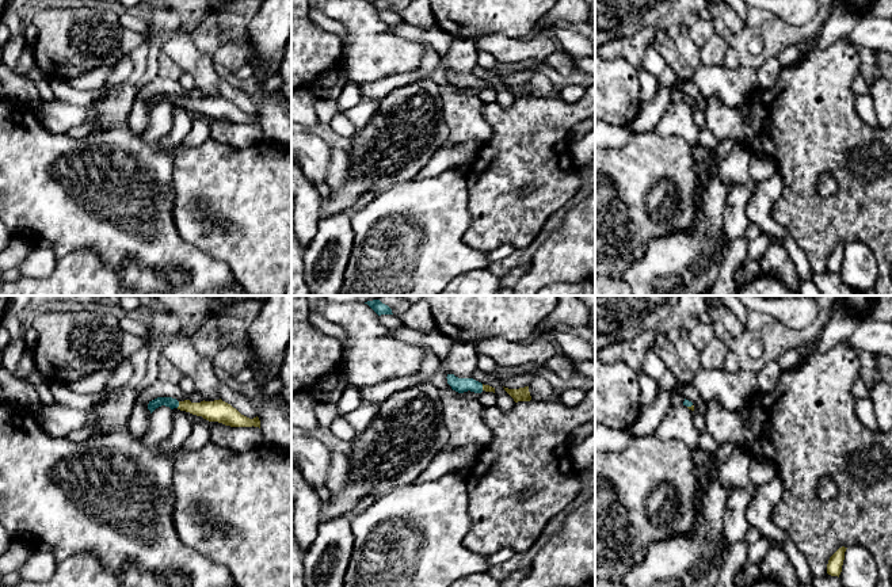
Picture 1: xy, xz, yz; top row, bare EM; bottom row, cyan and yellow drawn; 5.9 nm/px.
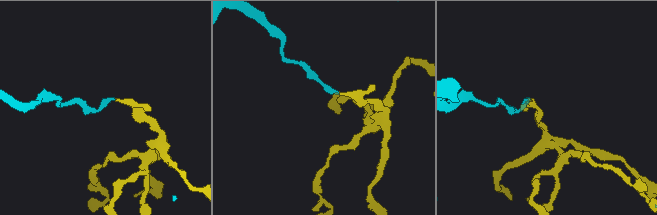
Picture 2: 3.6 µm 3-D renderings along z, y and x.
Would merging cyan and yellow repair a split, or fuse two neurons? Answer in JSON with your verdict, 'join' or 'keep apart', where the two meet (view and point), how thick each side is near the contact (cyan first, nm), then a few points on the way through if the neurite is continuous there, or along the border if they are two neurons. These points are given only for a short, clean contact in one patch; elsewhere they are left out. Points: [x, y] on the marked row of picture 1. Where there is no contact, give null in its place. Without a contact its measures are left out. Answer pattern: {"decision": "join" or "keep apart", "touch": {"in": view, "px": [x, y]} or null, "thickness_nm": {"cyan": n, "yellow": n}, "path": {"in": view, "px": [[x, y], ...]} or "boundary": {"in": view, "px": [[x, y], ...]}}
{"decision": "join", "touch": {"in": "xy", "px": [178, 404]}, "thickness_nm": {"cyan": 60, "yellow": 130}, "path": {"in": "xy", "px": [[168, 401], [178, 404], [218, 411]]}}

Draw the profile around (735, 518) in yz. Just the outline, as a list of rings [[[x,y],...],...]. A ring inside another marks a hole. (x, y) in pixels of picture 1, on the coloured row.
[[[755,485],[731,491],[724,512],[724,545],[727,549],[744,540],[751,525],[747,519],[747,510],[754,495]]]

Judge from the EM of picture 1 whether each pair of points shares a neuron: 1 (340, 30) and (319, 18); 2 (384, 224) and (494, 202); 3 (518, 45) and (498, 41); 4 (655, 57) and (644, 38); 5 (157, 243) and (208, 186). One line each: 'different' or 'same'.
1: same
2: different
3: same
4: different
5: different

